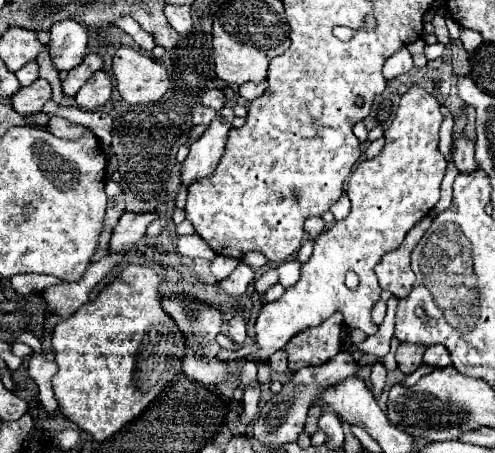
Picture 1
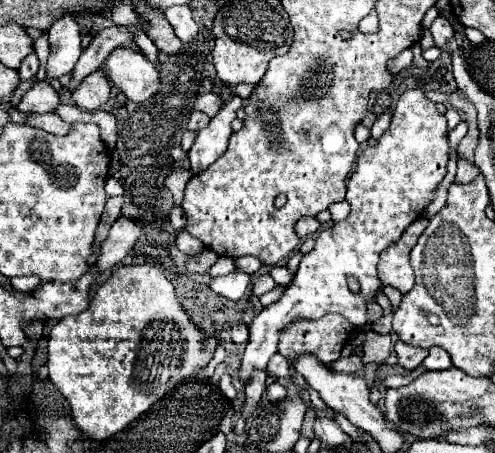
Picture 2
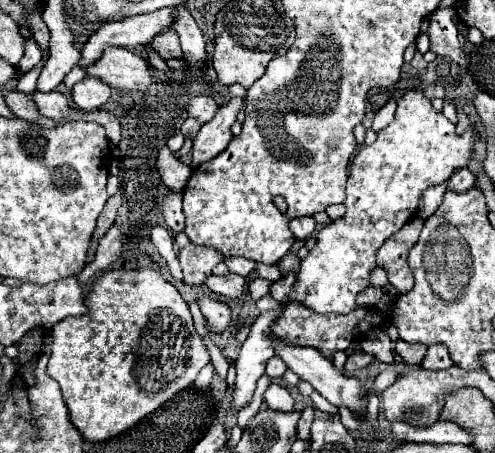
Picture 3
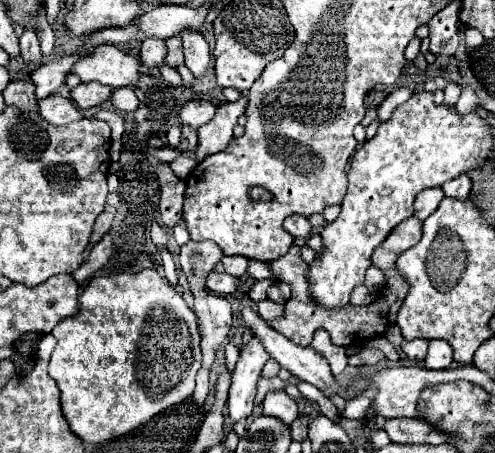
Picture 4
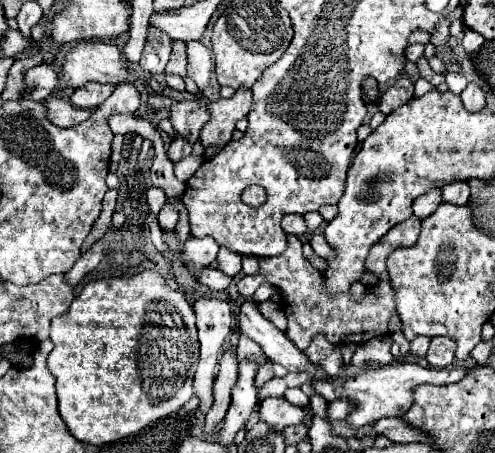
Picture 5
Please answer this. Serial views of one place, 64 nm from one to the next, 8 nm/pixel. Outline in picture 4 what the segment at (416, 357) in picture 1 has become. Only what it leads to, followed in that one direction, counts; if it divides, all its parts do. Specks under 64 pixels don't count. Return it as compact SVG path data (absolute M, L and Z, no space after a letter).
M416 338L416 340L404 342L404 344L402 344L402 350L406 352L406 356L408 356L408 358L416 358L416 360L422 360L422 358L426 358L426 350L428 350L428 340Z

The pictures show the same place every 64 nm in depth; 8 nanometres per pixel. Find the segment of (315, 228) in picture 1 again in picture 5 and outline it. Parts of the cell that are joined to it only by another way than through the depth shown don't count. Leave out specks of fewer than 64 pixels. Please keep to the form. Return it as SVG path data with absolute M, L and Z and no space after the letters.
M300 214L284 216L282 228L284 228L286 234L296 234L296 236L302 236L306 232L306 224L304 224L304 218Z

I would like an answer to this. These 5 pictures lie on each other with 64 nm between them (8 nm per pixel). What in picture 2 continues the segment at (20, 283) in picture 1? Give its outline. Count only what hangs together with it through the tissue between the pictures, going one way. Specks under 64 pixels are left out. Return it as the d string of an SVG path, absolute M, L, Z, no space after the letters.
M20 276L20 278L12 278L10 282L12 282L14 290L30 290L30 288L42 284L42 280L36 276Z

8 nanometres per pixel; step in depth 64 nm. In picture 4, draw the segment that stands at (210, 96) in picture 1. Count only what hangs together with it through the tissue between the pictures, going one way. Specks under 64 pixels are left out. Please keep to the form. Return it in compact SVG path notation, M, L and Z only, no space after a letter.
M190 100L180 108L178 118L180 118L182 126L192 126L198 130L200 126L204 126L206 122L212 120L214 110L216 110L216 106L210 104L208 100Z

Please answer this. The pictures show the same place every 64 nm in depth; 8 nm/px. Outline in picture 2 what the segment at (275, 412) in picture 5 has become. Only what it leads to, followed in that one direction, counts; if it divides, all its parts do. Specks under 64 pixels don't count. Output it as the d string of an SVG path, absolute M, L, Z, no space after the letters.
M272 382L272 384L268 386L266 394L268 394L268 400L270 400L272 404L274 404L274 402L282 402L282 400L286 400L286 396L288 396L286 388L284 388L282 384L278 384L278 382Z

